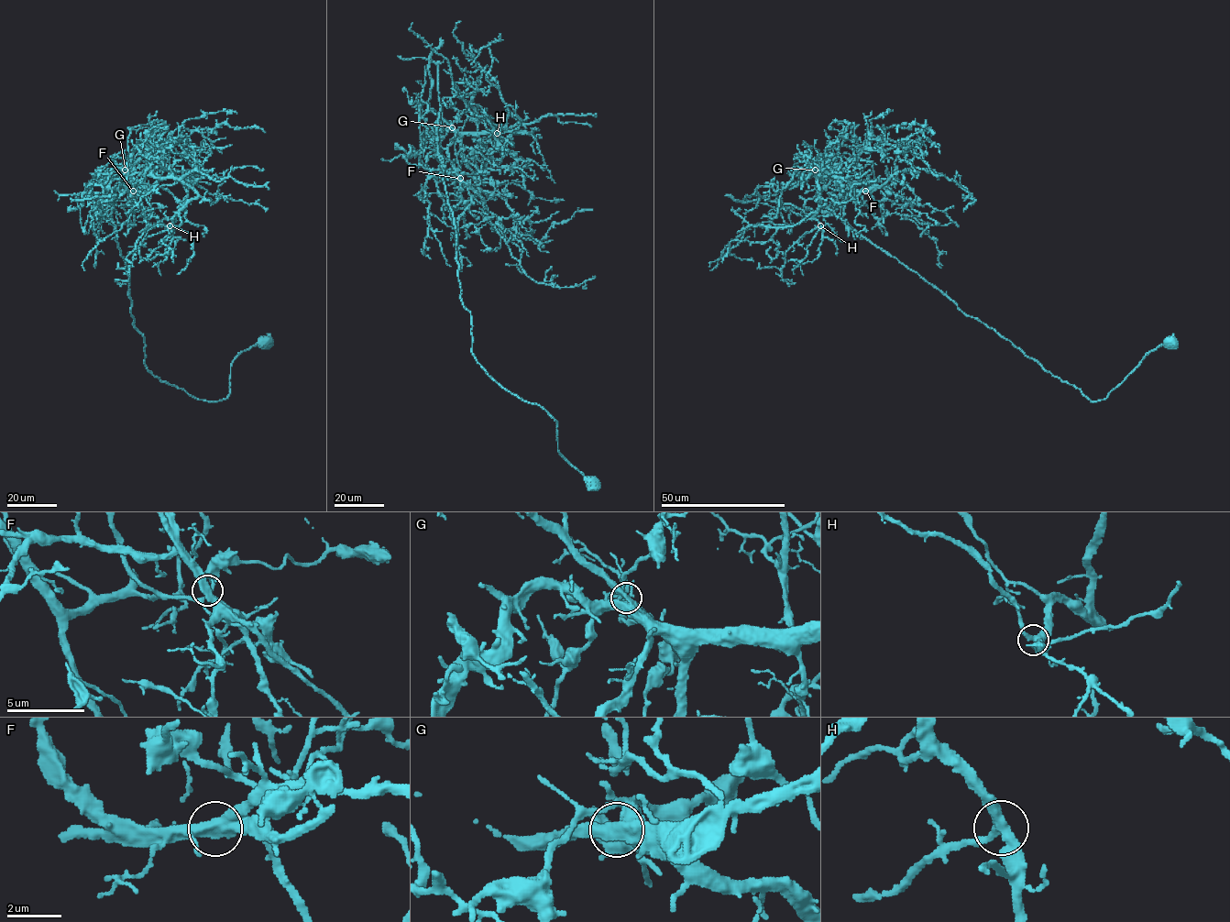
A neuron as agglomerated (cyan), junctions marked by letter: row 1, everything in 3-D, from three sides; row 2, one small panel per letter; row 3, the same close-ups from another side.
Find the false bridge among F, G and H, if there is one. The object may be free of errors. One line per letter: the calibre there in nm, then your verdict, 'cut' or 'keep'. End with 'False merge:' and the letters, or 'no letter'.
F: 400 nm | cut
G: 440 nm | keep
H: 340 nm | keep
False merge: F

